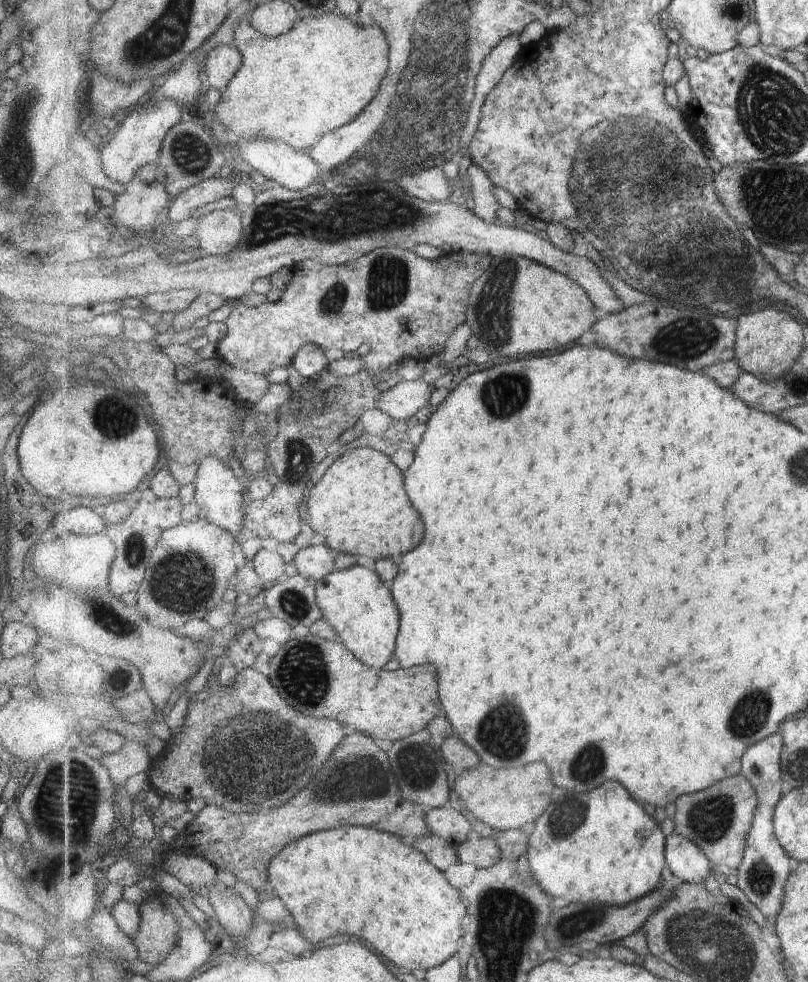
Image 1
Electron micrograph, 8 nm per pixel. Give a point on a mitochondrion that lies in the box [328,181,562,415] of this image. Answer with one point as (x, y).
(494, 317)

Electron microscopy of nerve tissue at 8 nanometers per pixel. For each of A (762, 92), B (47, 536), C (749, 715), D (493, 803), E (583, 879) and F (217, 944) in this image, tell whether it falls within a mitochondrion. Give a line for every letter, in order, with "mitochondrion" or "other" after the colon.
A: mitochondrion
B: other
C: mitochondrion
D: other
E: other
F: other

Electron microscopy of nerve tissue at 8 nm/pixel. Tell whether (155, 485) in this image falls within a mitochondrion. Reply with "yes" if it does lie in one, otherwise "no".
no

